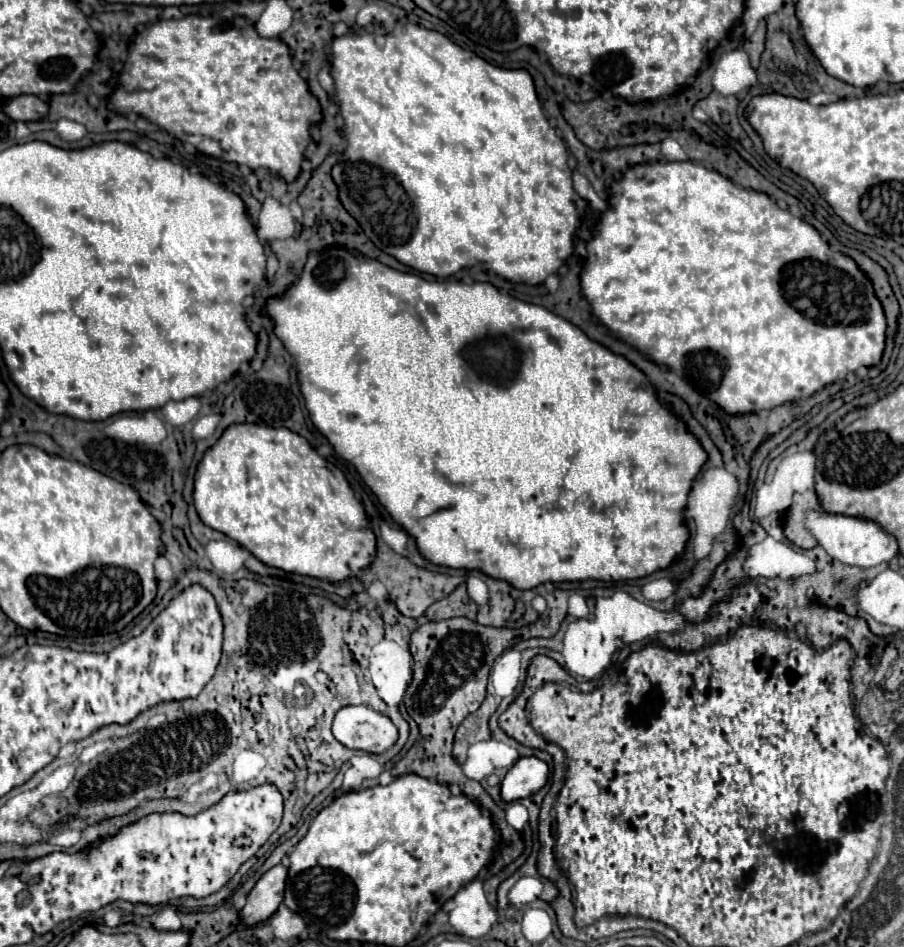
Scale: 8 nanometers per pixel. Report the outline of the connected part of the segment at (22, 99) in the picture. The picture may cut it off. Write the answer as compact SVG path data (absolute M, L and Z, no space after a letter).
M20 95L4 105L4 111L14 121L42 121L48 115L48 103L36 95Z

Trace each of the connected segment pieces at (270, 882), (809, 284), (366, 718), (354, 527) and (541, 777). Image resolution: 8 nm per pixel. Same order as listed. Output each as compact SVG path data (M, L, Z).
M276 865L258 879L258 883L254 885L254 889L248 895L246 905L240 911L242 921L246 925L262 923L272 913L276 913L278 905L284 899L286 877L288 877L288 869L284 865Z
M672 161L660 165L644 163L624 171L622 179L610 185L612 207L602 215L598 223L598 233L588 241L588 261L582 271L582 293L588 299L596 317L610 333L618 335L622 341L638 347L652 361L668 365L678 375L684 375L690 385L712 403L716 403L728 415L746 415L762 409L774 409L778 405L806 399L826 385L844 381L848 375L856 373L860 367L878 365L886 347L886 315L882 303L874 291L872 281L860 271L858 263L840 253L832 251L830 245L820 237L820 233L800 217L794 217L790 211L780 209L776 201L754 189L742 189L722 177L718 171L706 169L690 161Z
M364 705L342 707L334 717L332 733L348 749L376 755L390 749L398 739L392 721Z
M252 423L230 425L224 431L224 435L218 439L218 443L204 453L204 459L198 465L196 479L194 479L194 505L196 505L196 511L198 511L200 519L208 527L228 535L234 541L238 541L244 549L248 549L262 563L266 563L270 567L276 567L276 569L282 569L282 571L288 571L288 573L326 579L330 583L340 583L340 581L344 581L348 577L358 575L362 569L370 567L372 561L376 559L376 535L374 535L374 529L372 529L372 525L370 525L370 521L366 517L366 511L364 511L362 503L354 497L354 491L352 491L350 483L346 481L344 473L336 465L332 465L324 457L320 457L304 437L300 437L298 433L292 433L290 429L284 429L284 427L274 429L274 427L252 425Z
M520 757L502 781L502 799L518 801L538 793L550 777L548 765L538 757Z

